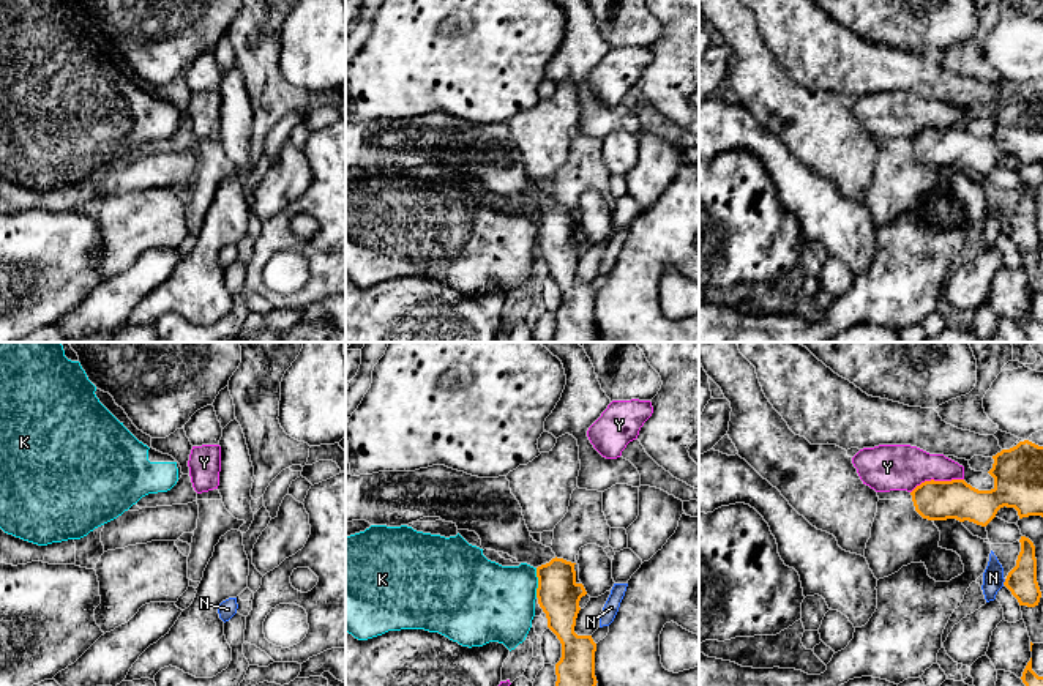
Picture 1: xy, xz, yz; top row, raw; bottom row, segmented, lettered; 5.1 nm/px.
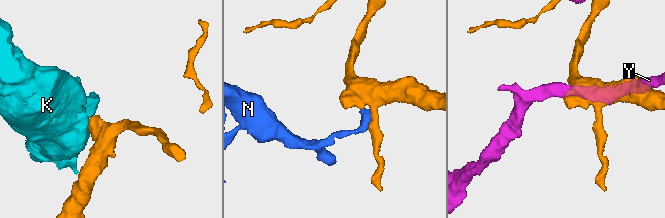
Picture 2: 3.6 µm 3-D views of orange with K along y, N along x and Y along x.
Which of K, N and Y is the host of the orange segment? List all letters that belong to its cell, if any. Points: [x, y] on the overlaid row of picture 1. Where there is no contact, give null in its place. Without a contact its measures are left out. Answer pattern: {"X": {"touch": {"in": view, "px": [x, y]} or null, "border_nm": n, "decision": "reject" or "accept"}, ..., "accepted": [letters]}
{"K": {"touch": {"in": "xz", "px": [538, 582]}, "border_nm": 150, "decision": "reject"}, "N": {"touch": {"in": "yz", "px": [1004, 582]}, "border_nm": 40, "decision": "reject"}, "Y": {"touch": {"in": "yz", "px": [936, 481]}, "border_nm": 280, "decision": "reject"}, "accepted": []}

